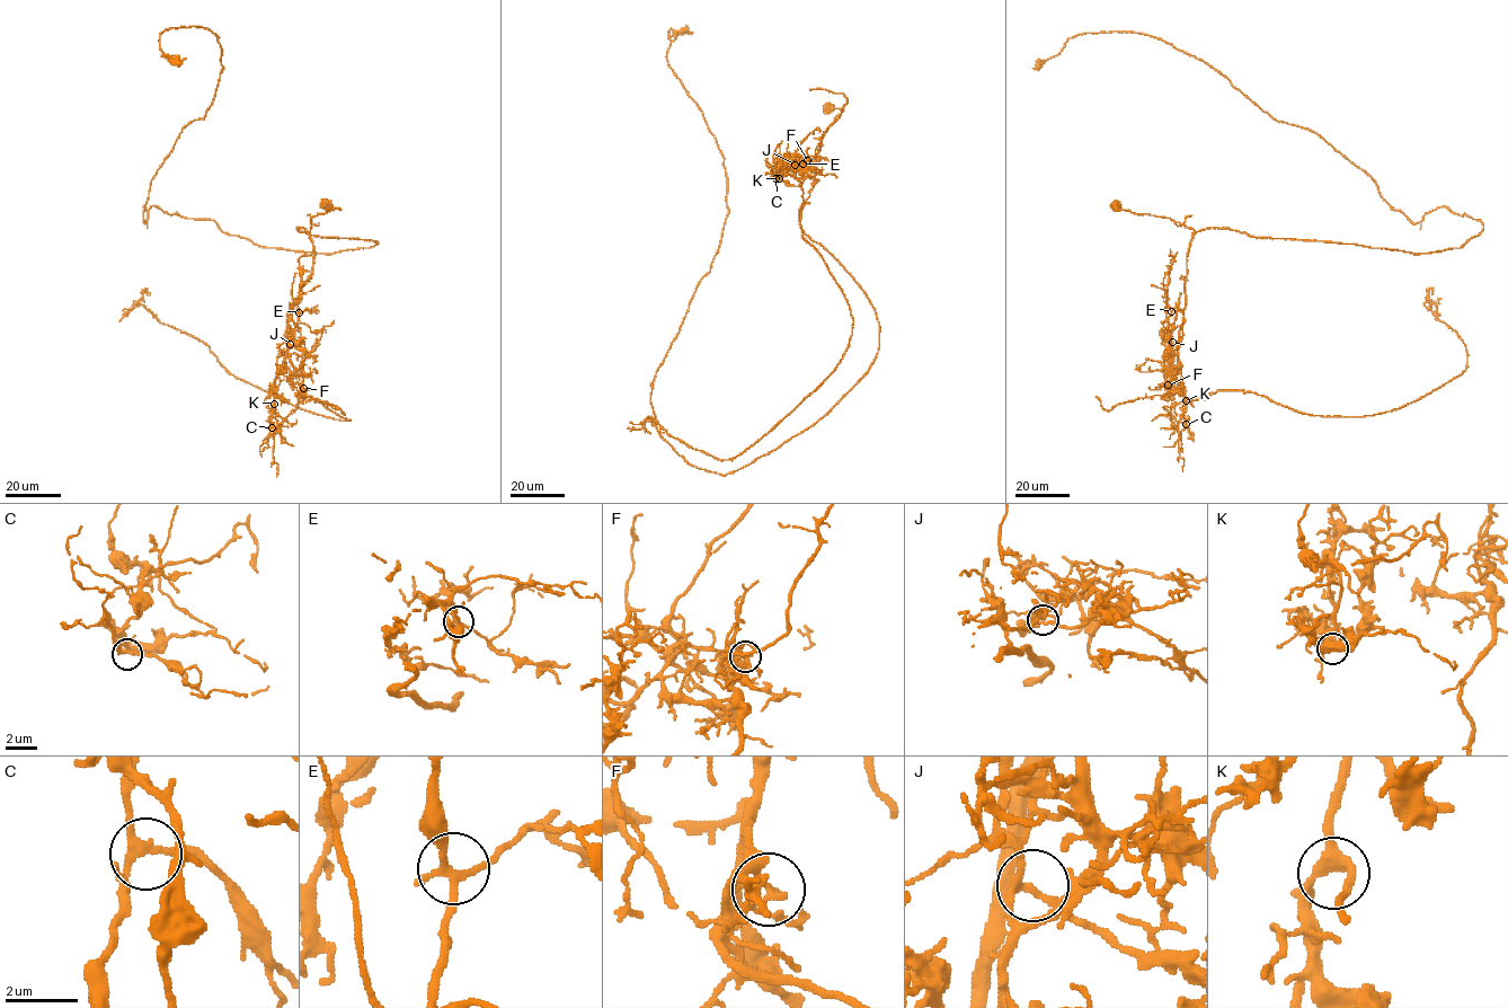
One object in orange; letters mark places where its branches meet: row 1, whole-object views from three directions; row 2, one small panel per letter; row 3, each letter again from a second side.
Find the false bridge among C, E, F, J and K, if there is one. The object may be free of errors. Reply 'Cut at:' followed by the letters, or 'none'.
Cut at: F

